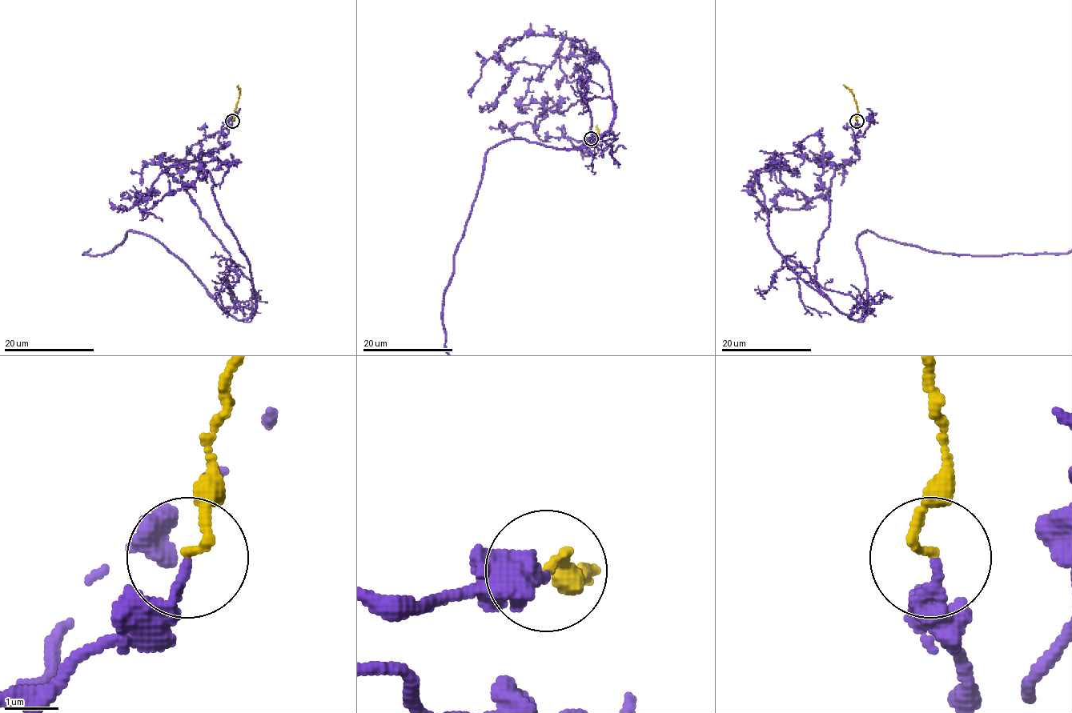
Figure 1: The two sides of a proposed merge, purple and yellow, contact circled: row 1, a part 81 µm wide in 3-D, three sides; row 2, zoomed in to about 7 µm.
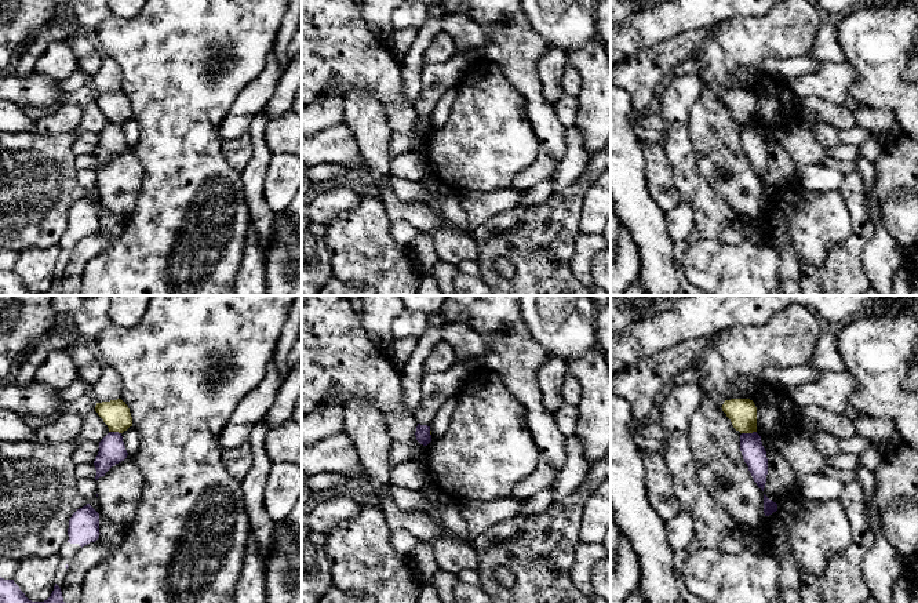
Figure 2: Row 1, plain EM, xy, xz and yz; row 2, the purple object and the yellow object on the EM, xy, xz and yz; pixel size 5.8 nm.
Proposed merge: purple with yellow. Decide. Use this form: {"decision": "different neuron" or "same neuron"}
{"decision": "different neuron"}

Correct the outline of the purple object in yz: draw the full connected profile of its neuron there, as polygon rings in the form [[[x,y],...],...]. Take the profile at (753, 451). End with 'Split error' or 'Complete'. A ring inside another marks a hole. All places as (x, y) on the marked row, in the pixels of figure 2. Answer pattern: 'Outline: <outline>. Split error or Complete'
Outline: [[[757,432],[742,433],[740,451],[754,482],[764,491],[768,475],[768,458],[761,436]]]. Complete

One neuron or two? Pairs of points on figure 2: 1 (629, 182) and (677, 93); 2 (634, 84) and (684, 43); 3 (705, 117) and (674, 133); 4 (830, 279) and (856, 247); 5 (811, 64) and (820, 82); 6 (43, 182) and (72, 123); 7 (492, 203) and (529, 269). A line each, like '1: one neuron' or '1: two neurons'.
1: two neurons
2: one neuron
3: two neurons
4: one neuron
5: two neurons
6: two neurons
7: two neurons

